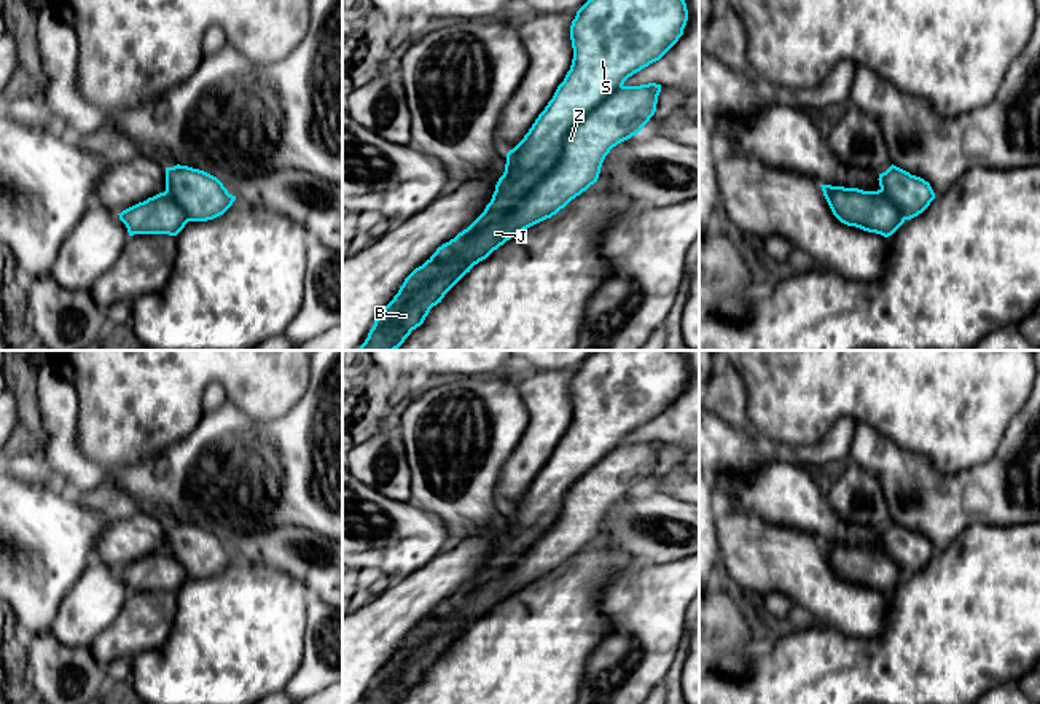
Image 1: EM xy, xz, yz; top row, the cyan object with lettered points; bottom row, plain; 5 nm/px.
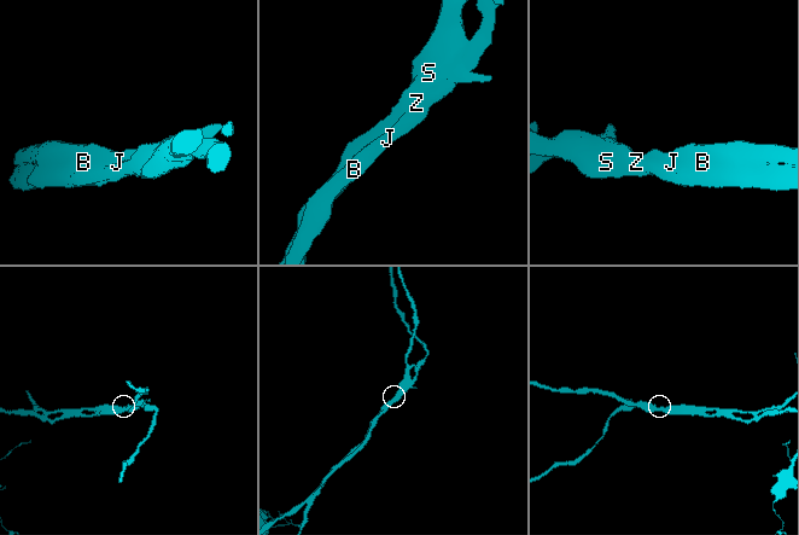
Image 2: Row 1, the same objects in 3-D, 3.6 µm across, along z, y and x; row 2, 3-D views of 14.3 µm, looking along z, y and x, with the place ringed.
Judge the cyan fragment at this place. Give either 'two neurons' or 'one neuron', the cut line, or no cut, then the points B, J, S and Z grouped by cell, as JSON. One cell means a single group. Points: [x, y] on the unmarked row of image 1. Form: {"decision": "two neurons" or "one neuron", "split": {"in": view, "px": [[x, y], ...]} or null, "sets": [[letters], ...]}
{"decision": "two neurons", "split": {"in": "xz", "px": [[621, 441], [567, 491], [553, 524], [363, 701]]}, "sets": [["B", "J", "Z"], ["S"]]}

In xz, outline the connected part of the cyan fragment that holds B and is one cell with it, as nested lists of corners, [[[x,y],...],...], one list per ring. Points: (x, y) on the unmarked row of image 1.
[[[661,441],[621,443],[567,491],[562,510],[553,526],[502,577],[476,589],[408,656],[393,679],[389,679],[360,704],[400,704],[420,683],[430,666],[479,618],[524,586],[551,575],[599,535],[602,519],[613,503],[639,491],[656,468]]]

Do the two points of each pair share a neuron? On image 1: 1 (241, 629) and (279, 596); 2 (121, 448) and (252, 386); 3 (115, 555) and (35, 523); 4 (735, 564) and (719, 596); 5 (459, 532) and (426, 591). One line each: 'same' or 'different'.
1: same
2: same
3: different
4: different
5: different

